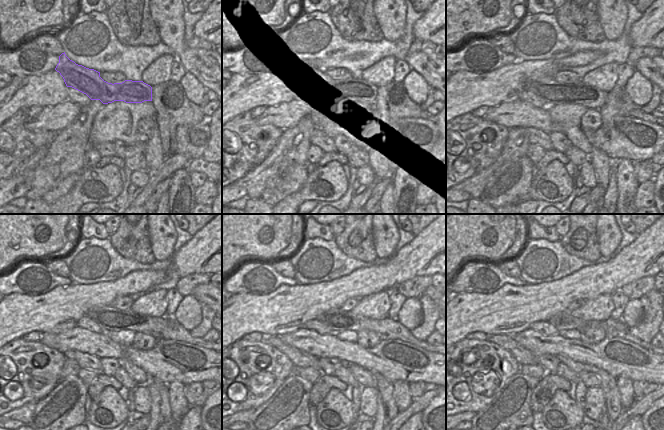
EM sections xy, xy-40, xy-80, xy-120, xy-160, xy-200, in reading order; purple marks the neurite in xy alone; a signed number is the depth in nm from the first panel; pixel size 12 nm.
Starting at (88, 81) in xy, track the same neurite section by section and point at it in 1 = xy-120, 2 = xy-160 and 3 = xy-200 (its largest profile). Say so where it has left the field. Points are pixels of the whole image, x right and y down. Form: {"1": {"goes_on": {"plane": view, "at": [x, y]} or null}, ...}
{"1": {"goes_on": {"plane": "xy-120", "at": [109, 318]}}, "2": {"goes_on": {"plane": "xy-160", "at": [338, 320]}}, "3": {"goes_on": {"plane": "xy-200", "at": [563, 321]}}}

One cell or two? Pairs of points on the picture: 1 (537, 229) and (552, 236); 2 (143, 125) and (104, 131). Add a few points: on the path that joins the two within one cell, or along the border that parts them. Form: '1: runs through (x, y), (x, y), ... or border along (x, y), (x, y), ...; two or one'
1: runs through (541, 232), (545, 232), (548, 235); one
2: border along (152, 116), (146, 116), (137, 122), (136, 141); two

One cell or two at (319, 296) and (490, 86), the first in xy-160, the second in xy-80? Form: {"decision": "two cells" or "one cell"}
{"decision": "one cell"}

